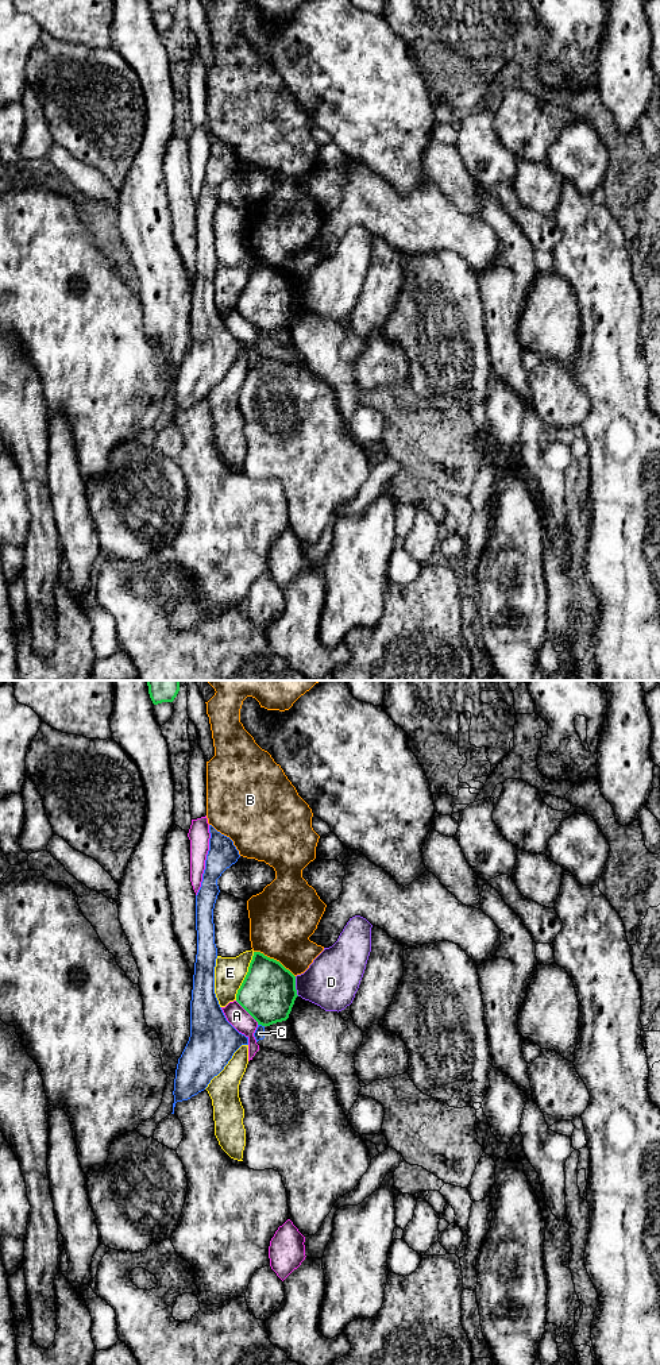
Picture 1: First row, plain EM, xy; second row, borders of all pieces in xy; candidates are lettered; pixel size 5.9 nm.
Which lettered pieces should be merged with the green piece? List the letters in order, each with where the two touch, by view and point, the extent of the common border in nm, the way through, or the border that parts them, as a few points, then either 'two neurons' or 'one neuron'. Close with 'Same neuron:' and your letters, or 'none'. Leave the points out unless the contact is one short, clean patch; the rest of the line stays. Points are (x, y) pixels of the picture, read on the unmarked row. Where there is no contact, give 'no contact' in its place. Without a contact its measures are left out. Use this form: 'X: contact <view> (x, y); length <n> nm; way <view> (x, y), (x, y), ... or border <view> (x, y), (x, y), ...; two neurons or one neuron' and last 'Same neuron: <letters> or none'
A: contact xy (247, 320); length 200 nm; two neurons
B: contact xy (273, 268); length 300 nm; two neurons
C: contact xy (261, 332); length 40 nm; two neurons
D: contact xy (294, 295); length 120 nm; two neurons
E: contact xy (246, 285); length 300 nm; two neurons
Same neuron: none

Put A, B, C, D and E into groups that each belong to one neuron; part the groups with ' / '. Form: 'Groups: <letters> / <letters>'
Groups: A / B / C / D / E

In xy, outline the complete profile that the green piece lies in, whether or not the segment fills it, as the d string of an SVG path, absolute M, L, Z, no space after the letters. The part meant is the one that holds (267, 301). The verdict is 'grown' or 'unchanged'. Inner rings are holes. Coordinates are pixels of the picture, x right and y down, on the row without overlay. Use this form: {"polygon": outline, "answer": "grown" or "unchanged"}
{"polygon": "M254 261L236 311L258 333L286 329L297 305L296 285L279 270Z", "answer": "unchanged"}

